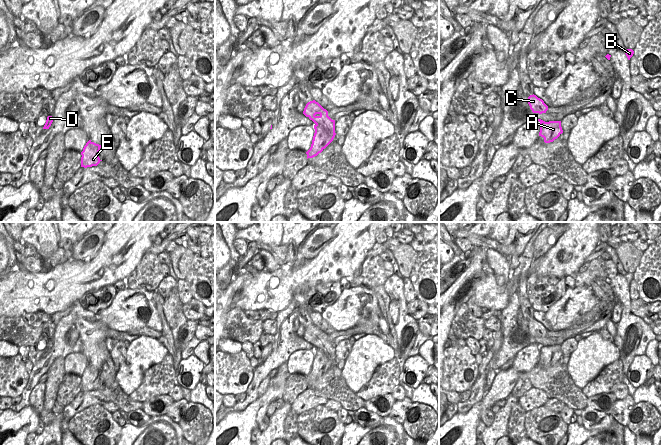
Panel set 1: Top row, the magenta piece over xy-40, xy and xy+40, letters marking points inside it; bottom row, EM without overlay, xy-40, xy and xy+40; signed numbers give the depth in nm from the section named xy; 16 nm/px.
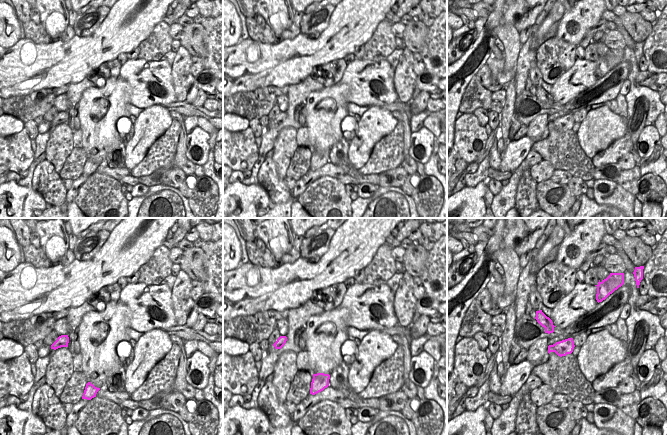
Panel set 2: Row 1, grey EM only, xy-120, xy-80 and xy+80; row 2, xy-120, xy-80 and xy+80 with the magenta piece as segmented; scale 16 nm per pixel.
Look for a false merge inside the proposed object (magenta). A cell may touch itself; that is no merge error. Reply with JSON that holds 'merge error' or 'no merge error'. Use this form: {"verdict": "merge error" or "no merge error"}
{"verdict": "merge error"}

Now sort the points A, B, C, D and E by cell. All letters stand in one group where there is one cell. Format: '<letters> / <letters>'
A B D E / C

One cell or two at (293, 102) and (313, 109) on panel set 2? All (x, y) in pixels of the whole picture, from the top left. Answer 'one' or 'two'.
two

